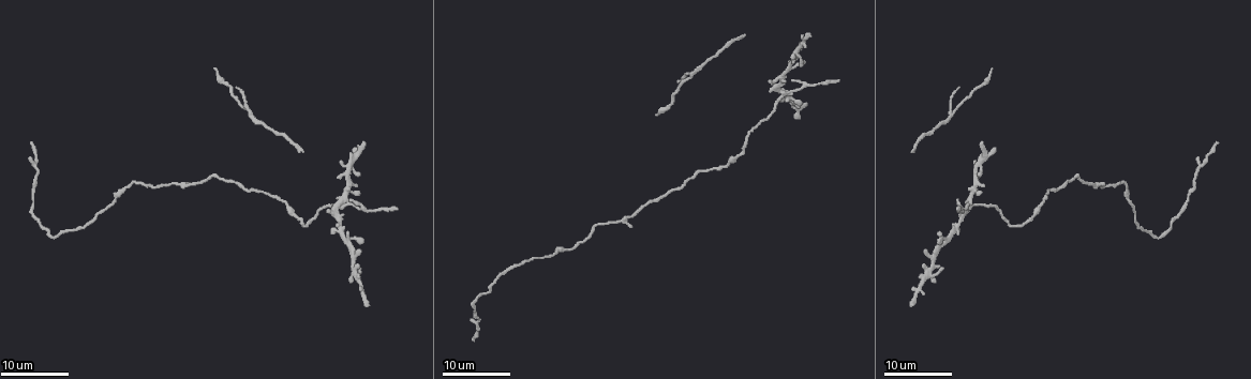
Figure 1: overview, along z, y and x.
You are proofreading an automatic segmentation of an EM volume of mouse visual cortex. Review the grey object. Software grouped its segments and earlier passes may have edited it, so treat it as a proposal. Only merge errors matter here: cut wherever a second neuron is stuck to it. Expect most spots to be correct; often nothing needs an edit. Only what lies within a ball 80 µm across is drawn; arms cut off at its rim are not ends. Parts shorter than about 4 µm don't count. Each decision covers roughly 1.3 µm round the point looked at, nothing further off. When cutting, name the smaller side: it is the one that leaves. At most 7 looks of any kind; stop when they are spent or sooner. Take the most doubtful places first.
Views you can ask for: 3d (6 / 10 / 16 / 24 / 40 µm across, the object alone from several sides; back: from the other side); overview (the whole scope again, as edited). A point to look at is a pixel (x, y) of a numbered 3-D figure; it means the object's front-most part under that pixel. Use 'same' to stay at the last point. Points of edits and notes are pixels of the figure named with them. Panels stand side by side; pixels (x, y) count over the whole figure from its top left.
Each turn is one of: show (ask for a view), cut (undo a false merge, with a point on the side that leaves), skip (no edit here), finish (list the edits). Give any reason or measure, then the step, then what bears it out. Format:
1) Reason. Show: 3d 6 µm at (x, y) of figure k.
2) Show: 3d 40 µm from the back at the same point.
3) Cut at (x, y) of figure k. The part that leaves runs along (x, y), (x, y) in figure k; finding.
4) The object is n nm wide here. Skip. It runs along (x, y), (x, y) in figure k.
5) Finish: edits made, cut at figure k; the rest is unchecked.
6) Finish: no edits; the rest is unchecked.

Show: 3d 16 µm at (340, 198) of figure 1.

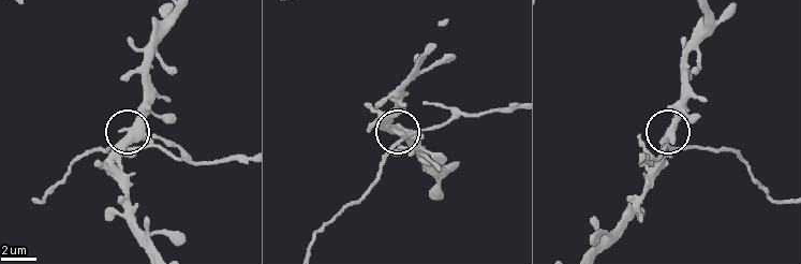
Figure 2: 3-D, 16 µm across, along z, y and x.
Show: 3d 10 µm at (127, 137) of figure 2.

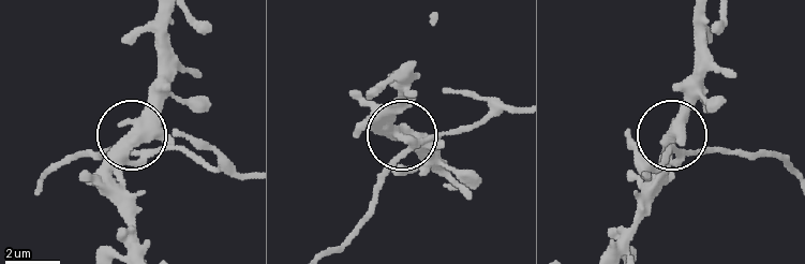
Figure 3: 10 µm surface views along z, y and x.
The side arm is 19 µm long. Skip. One neuron here.

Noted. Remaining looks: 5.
Three-way junction. Show: 3d 16 µm at (35, 170) of figure 1.

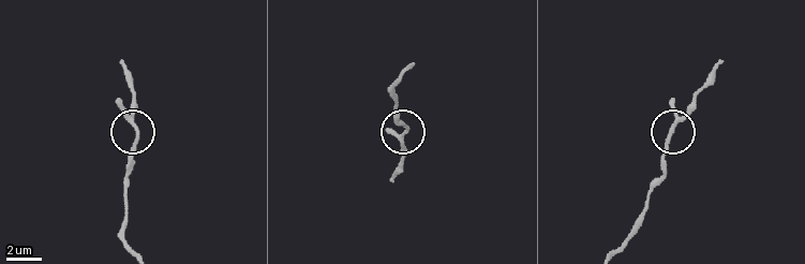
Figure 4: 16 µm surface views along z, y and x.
Show: 3d 6 µm at (407, 132) of figure 4.

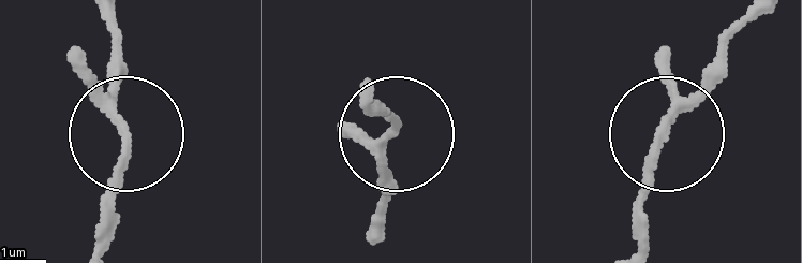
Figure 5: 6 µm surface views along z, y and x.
The object is 180 nm wide here. Skip. It runs along (636, 240), (636, 206), (674, 114), (752, 22) in figure 5; one neuron here.

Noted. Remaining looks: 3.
Show: 3d 16 µm at (1189, 197) of figure 1.

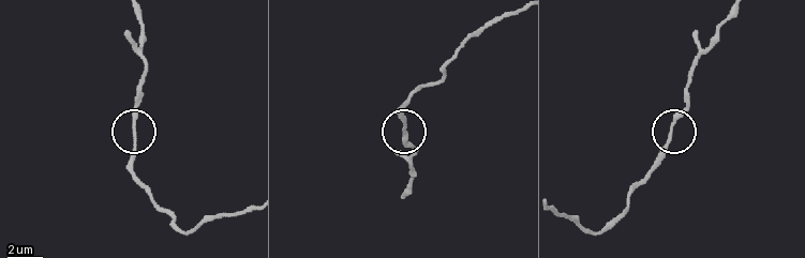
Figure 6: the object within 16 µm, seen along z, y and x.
Zoom in. Show: 3d 10 µm at (134, 137) of figure 6.

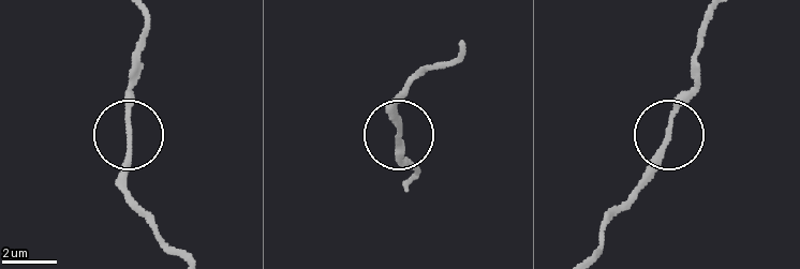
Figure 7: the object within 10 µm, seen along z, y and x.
Skip. It runs along (176, 252), (128, 190), (128, 81) in figure 7; one neuron here.

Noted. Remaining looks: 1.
Finish: no edits; the rest is unchecked.

